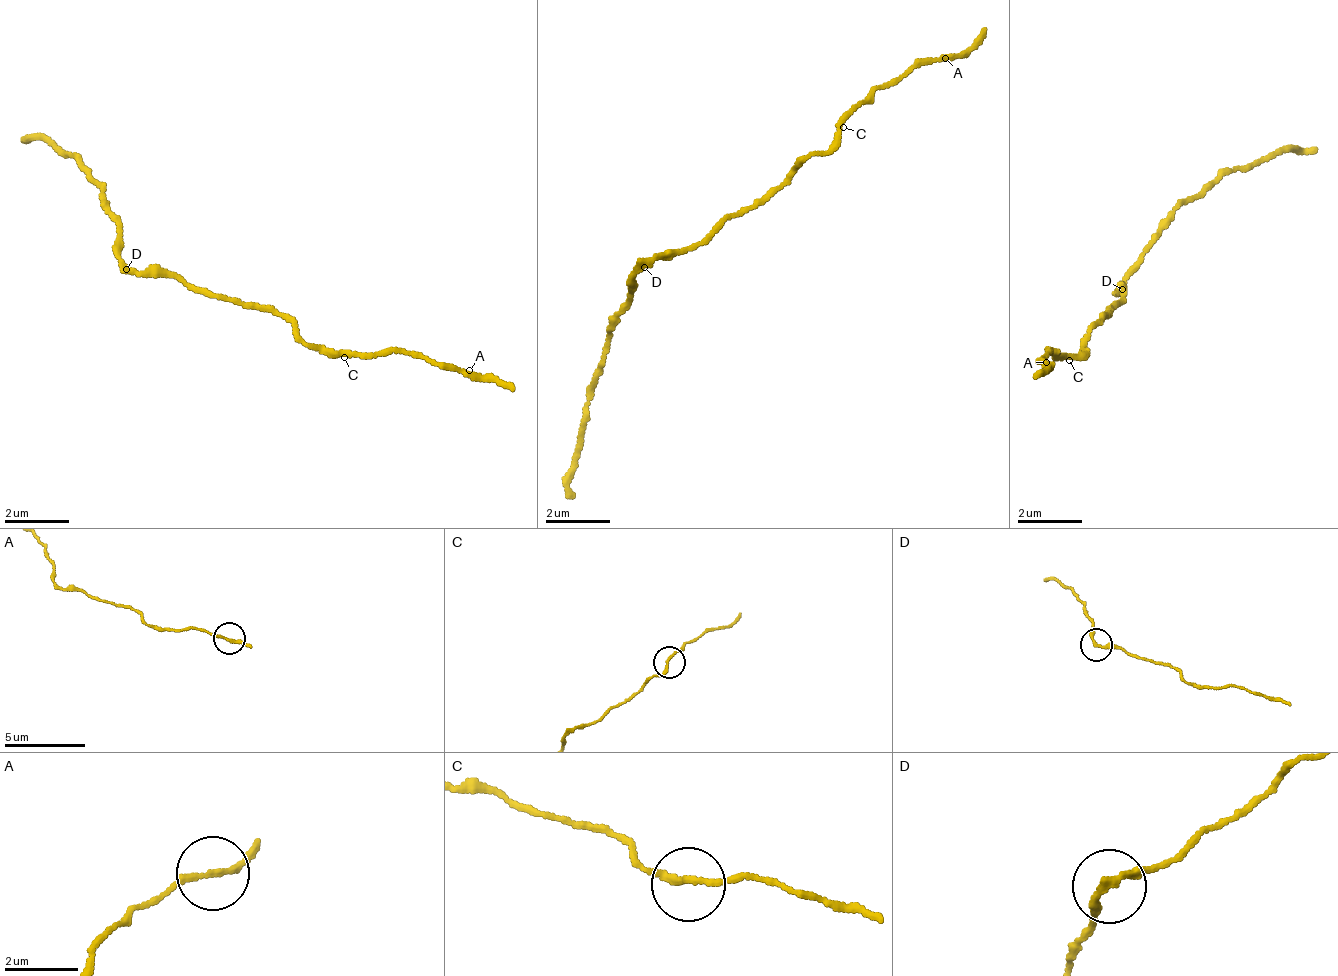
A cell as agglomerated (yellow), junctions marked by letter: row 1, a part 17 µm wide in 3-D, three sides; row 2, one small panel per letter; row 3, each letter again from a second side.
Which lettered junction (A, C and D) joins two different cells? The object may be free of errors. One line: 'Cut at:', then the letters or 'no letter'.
Cut at: D

